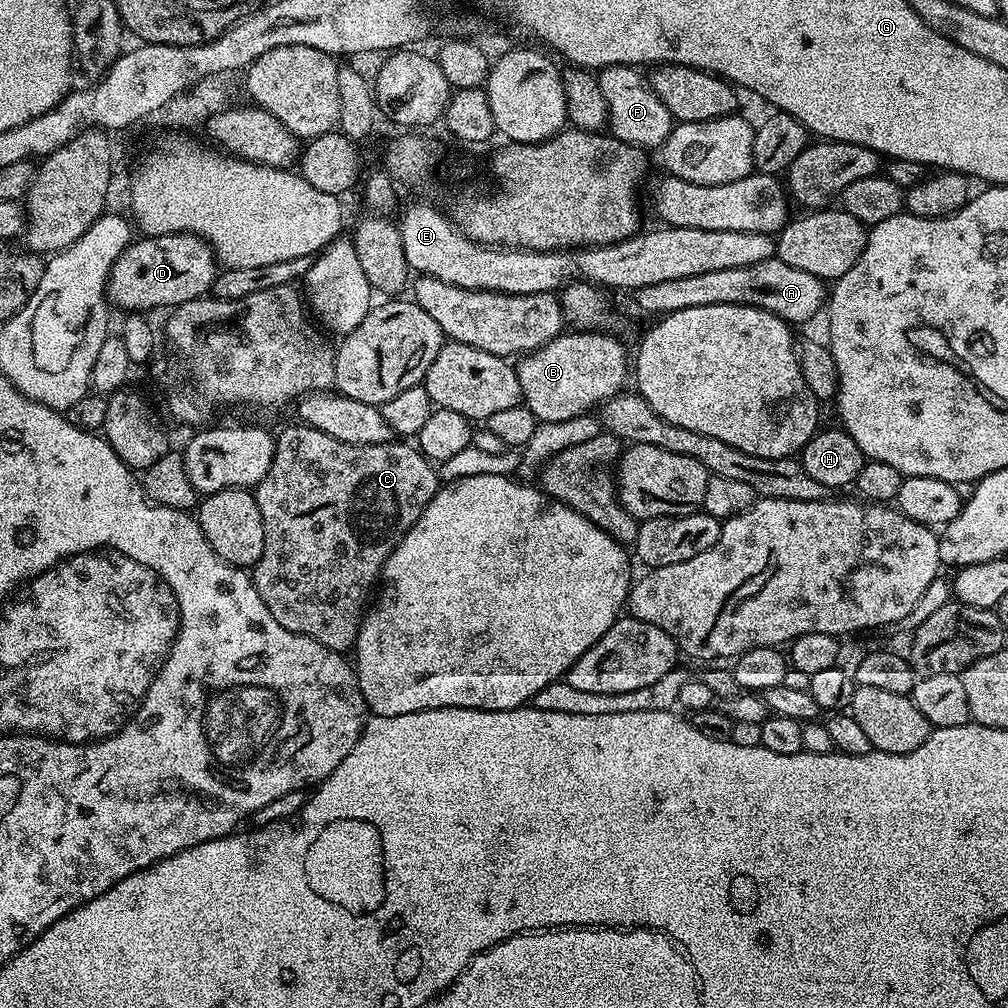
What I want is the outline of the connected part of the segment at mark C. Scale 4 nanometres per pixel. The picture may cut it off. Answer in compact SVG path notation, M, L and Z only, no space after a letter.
M295 423L289 428L282 429L280 433L278 431L275 433L274 458L270 462L270 468L266 470L266 478L262 478L262 482L257 484L254 489L258 502L258 514L262 514L266 546L262 550L262 558L251 569L250 575L262 602L266 602L266 610L270 610L270 614L274 614L274 622L286 626L286 630L297 632L326 646L330 650L348 654L355 649L362 613L381 579L386 558L390 558L390 554L396 549L396 543L406 534L406 530L410 530L410 526L422 514L422 510L426 510L426 506L434 498L437 488L441 487L442 481L433 461L429 460L419 447L412 445L411 448L408 445L411 443L351 444L342 442L338 438L330 438L330 434L322 434L322 430L311 428L309 424Z

